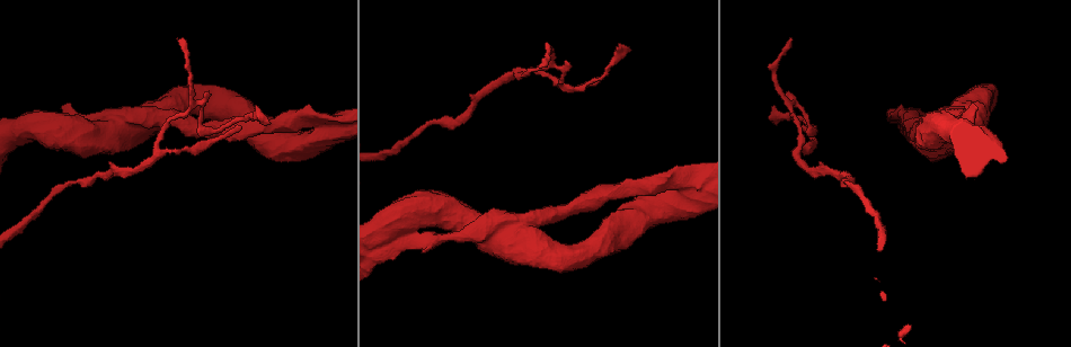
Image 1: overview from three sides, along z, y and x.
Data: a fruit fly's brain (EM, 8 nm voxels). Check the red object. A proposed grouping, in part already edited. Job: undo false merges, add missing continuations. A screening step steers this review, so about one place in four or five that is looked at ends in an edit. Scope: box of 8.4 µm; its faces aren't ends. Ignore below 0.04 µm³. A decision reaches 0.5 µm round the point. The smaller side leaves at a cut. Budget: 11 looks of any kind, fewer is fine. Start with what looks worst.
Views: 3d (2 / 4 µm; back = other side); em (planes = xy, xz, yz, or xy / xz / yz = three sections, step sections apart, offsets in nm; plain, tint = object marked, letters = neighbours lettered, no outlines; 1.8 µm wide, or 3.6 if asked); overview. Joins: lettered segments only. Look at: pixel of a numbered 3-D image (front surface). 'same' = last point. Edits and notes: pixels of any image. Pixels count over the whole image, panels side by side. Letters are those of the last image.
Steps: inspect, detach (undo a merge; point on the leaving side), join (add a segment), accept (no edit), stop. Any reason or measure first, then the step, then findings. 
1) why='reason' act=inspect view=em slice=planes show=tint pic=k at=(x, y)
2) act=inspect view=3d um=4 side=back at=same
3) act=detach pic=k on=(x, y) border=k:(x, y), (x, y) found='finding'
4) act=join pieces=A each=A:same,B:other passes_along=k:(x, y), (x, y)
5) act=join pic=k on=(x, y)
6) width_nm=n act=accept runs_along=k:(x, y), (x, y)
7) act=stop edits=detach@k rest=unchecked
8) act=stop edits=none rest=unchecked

why='thick end' act=inspect view=3d um=4 pic=1 at=(423, 251)

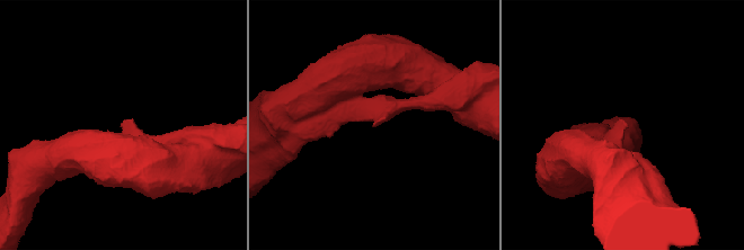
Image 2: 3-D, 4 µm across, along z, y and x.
act=inspect view=em slice=planes show=letters pic=2 at=(626, 123)

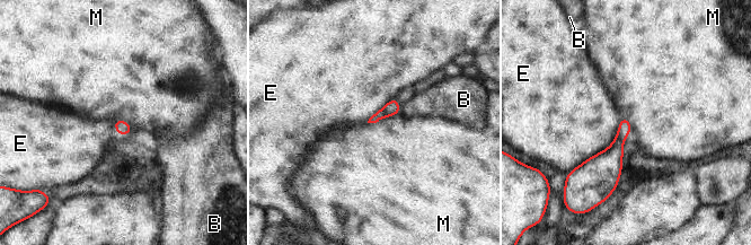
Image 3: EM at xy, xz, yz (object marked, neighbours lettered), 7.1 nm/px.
act=accept each=B:other,E:other,M:other found='no lettered segment goes on from it'

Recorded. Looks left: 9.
why='free end' act=inspect view=em slice=planes show=letters pic=1 at=(330, 116)

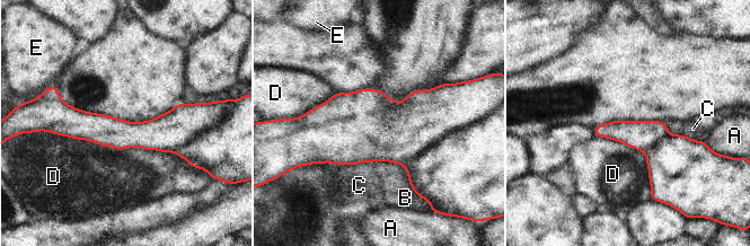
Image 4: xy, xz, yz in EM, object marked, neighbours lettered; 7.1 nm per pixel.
act=accept each=A:other,B:other,C:other,D:other,E:other border=4:(49, 131), (174, 151), (192, 168) found='none of them fits'

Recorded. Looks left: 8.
why='an open end' act=inspect view=em slice=planes show=letters pic=1 at=(790, 39)

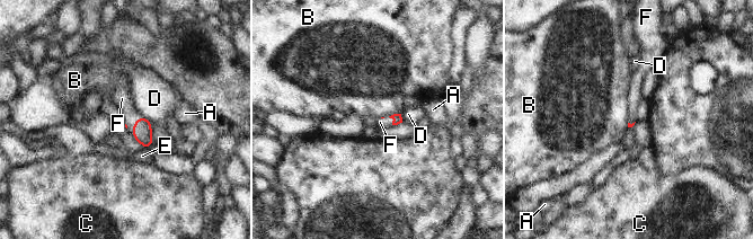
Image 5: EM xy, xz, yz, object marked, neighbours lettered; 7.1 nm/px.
act=join pic=5 on=(122, 98) each=A:other,B:other,C:other,D:other,E:other,F:same passes_along=5:(142, 133), (133, 123), (122, 98) found='it goes on there'

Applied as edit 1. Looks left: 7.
act=inspect view=overview

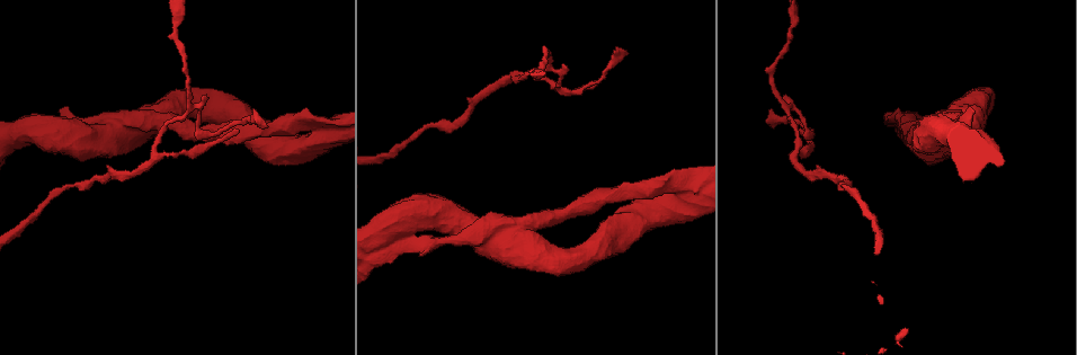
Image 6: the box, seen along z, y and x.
why='thin neck' act=inspect view=3d um=4 pic=6 at=(179, 152)

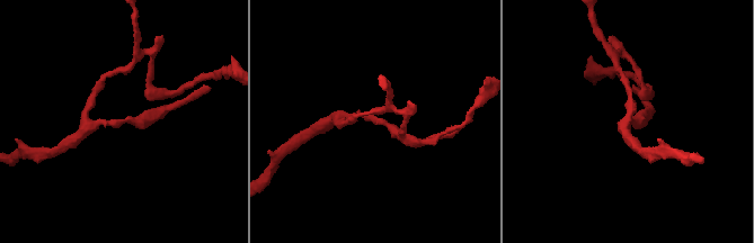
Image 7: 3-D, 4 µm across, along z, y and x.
arm_widths_nm=180,200 why='shape alone is not enough' act=inspect view=em slice=planes show=tint pic=7 at=(118, 122)

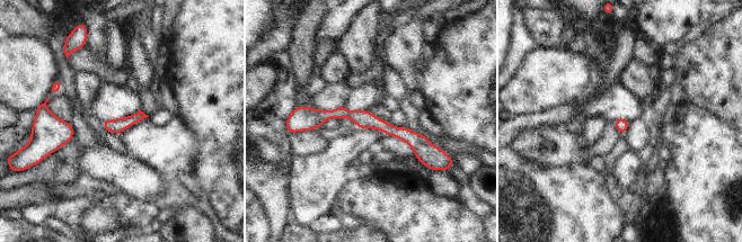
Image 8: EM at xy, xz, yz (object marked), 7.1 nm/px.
why='what lies round it' act=inspect view=em slice=planes show=letters at=same

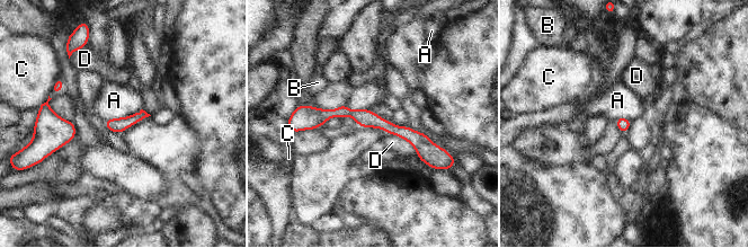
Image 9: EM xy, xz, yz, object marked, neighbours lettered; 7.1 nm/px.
width_nm=90 act=accept each=A:other,B:other,C:other,D:other border=9:(142, 108), (126, 116), (105, 120) found='one neuron here'

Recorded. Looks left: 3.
act=stop edits=join@5 rest=unchecked

